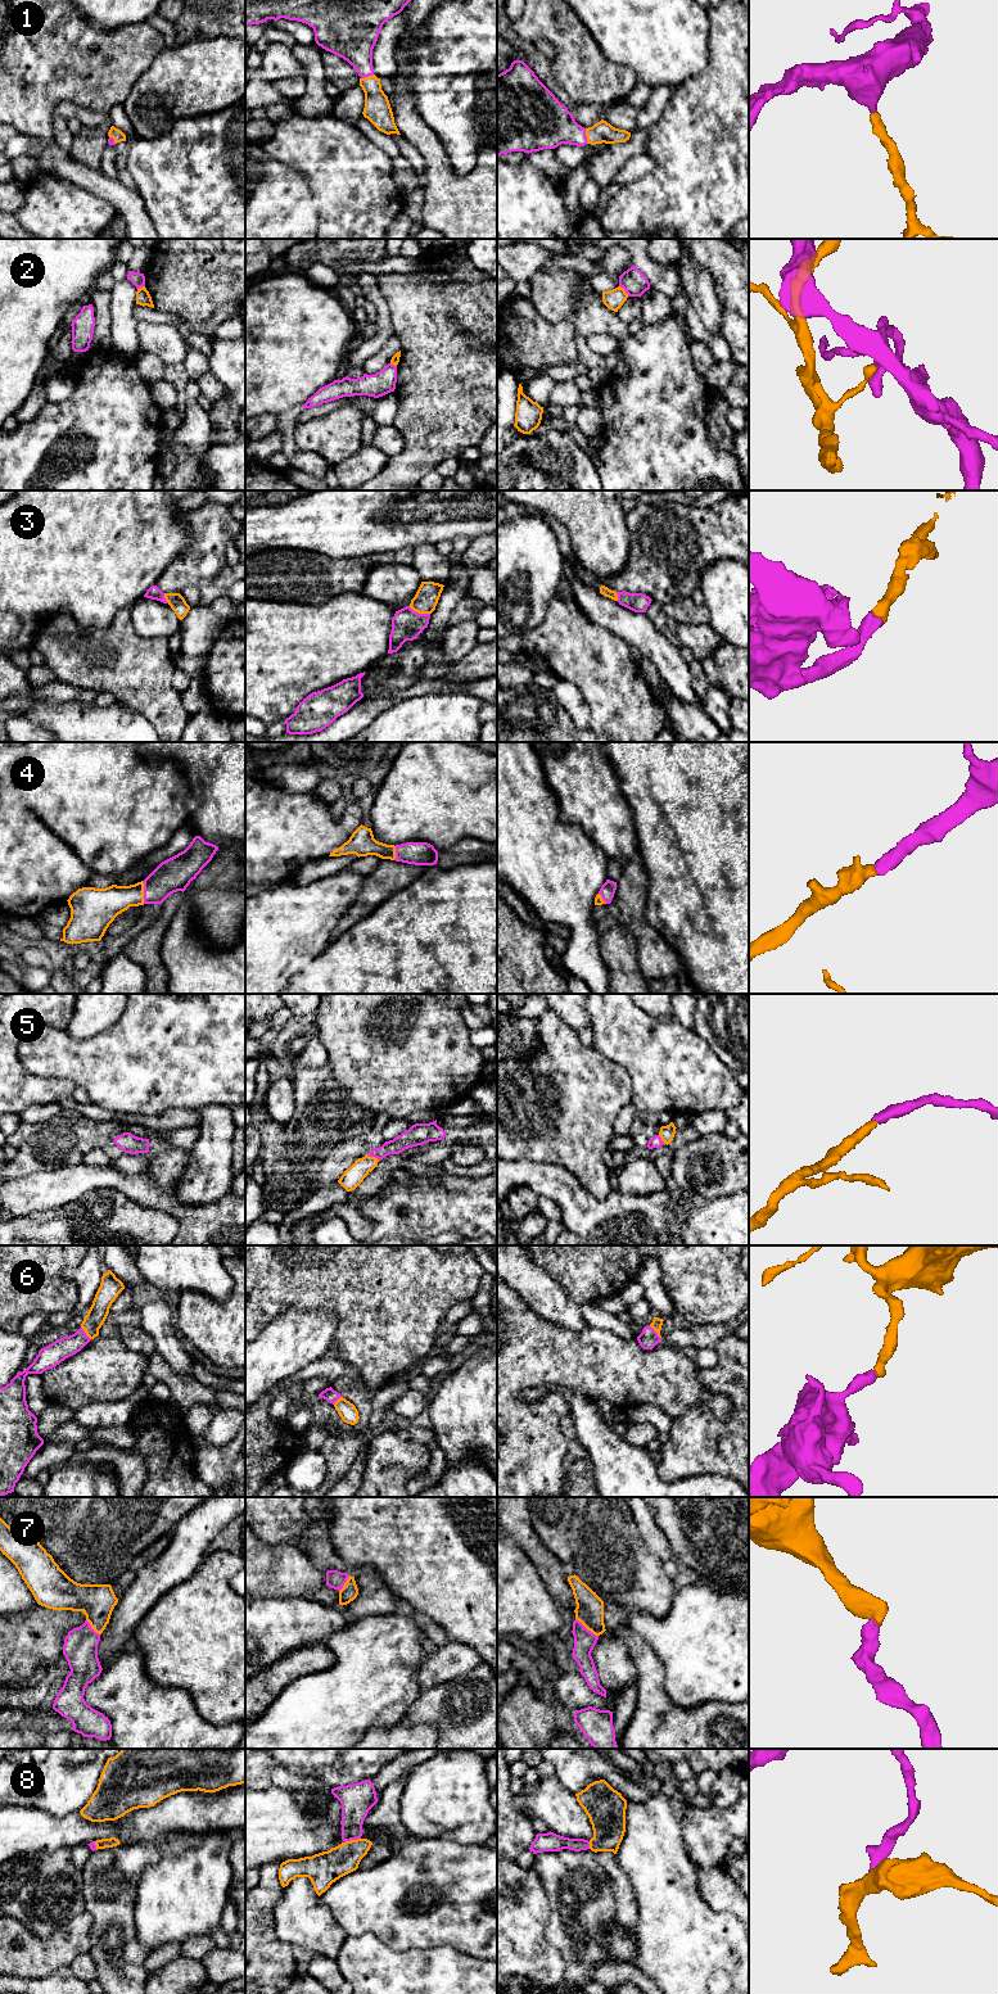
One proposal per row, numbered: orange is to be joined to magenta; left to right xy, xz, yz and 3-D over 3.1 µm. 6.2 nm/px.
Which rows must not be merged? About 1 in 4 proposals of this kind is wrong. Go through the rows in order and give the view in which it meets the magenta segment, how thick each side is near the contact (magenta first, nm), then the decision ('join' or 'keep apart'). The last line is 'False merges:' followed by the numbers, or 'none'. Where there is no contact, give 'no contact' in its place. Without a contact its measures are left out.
1: contact in yz; calibres 300 and 130 nm; join
2: contact in yz; calibres 160 and 120 nm; keep apart
3: contact in xz; calibres 190 and 150 nm; join
4: contact in xy; calibres 220 and 190 nm; join
5: contact in xz; calibres 110 and 120 nm; join
6: contact in yz; calibres 120 and 70 nm; join
7: contact in yz; calibres 140 and 180 nm; join
8: contact in xz; calibres 200 and 200 nm; join
False merges: 2

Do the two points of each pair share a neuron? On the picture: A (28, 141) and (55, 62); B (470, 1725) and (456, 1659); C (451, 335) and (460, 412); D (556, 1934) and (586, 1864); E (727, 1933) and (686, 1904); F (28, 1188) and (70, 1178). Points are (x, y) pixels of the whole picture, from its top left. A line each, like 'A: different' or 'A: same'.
A: different
B: different
C: same
D: same
E: same
F: same

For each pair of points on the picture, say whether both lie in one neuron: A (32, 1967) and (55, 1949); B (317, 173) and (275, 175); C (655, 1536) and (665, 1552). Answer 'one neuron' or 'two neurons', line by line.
A: one neuron
B: two neurons
C: one neuron

